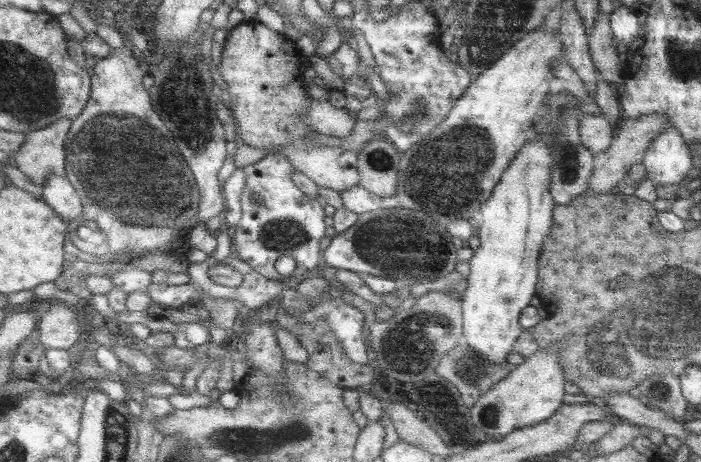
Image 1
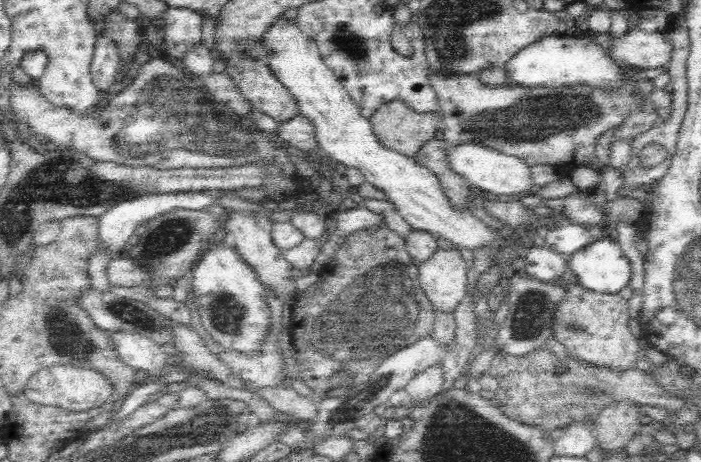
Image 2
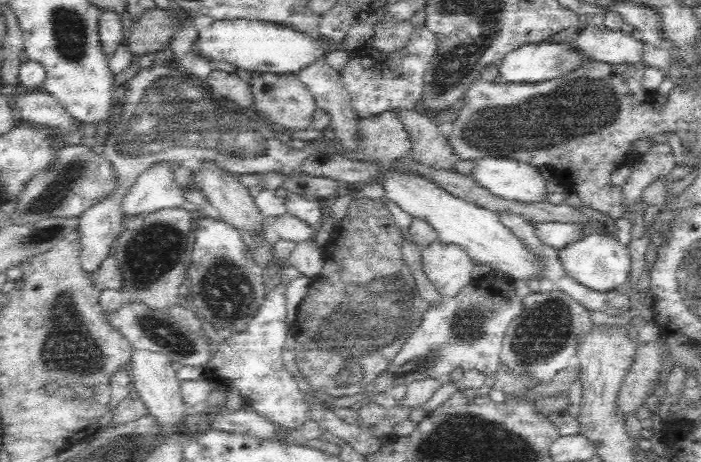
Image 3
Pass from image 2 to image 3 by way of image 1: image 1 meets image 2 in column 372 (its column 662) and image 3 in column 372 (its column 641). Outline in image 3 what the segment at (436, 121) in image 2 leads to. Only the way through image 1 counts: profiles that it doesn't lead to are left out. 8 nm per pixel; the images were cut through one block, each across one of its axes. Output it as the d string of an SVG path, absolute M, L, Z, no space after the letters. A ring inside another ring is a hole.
M396 110L360 120L362 150L354 160L402 160L412 152L412 140Z

